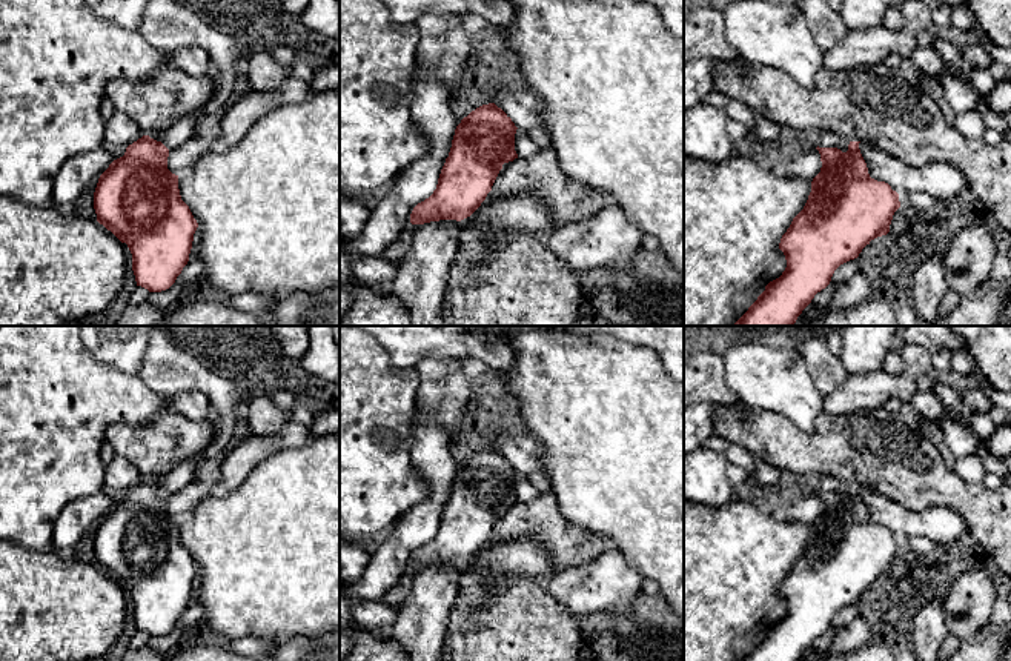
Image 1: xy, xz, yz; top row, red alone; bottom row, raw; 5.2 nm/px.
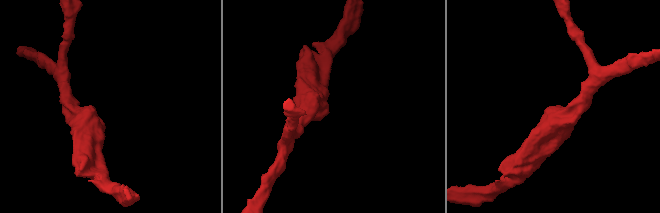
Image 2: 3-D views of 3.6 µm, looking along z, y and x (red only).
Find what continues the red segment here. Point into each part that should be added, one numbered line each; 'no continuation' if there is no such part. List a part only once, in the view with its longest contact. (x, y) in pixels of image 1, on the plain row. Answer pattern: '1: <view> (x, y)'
no continuation

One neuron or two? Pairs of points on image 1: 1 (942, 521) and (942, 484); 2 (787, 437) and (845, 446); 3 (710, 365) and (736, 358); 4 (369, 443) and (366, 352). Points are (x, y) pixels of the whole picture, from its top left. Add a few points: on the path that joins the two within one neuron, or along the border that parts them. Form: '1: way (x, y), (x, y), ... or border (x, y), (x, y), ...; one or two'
1: border (907, 508), (924, 511), (947, 506), (968, 529); two
2: way (801, 446), (832, 446); one
3: border (722, 357), (727, 388), (735, 397); two
4: way (366, 420), (366, 375); one

